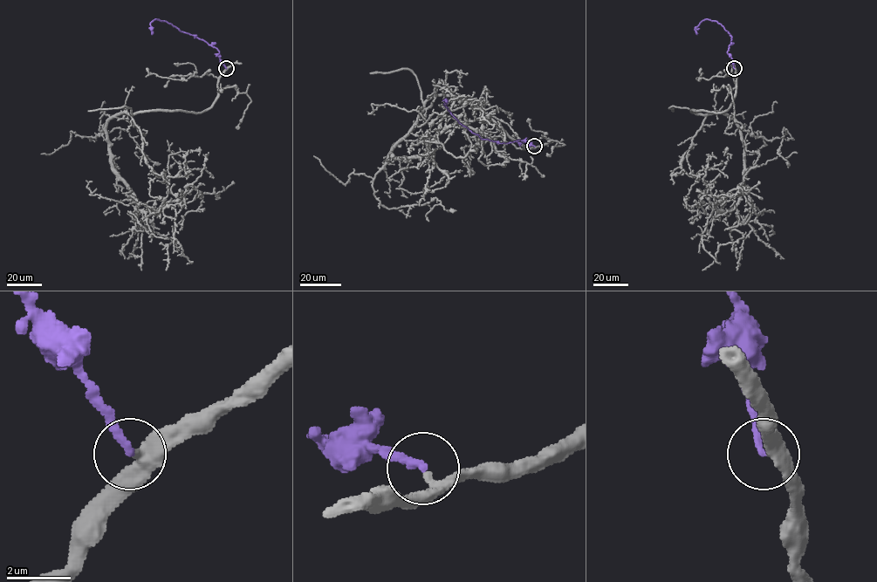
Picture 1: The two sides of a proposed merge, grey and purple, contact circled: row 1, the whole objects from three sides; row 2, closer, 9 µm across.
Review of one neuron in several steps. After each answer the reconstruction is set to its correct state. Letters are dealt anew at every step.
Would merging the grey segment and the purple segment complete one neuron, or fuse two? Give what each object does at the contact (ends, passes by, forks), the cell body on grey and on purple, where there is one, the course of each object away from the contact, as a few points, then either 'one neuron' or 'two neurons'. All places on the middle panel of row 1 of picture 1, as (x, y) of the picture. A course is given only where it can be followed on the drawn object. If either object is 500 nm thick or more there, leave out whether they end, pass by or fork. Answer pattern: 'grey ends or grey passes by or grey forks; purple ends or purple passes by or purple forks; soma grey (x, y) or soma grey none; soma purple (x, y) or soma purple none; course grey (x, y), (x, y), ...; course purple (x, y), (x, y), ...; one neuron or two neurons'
grey passes by; purple ends; soma grey none; soma purple none; course grey (534, 146), (433, 95), (391, 150), (419, 157), (461, 123), (504, 165), (478, 159), (479, 134); course purple (534, 146), (527, 143), (526, 138), (507, 143), (482, 139), (462, 125), (444, 105), (447, 101); one neuron

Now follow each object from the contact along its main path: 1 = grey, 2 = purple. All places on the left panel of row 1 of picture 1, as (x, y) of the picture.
1: (226, 68), (209, 108), (117, 113), (106, 126), (113, 172), (139, 209), (197, 189), (201, 205), (180, 230)
2: (226, 68), (215, 47), (165, 21), (154, 19), (150, 23), (152, 34)

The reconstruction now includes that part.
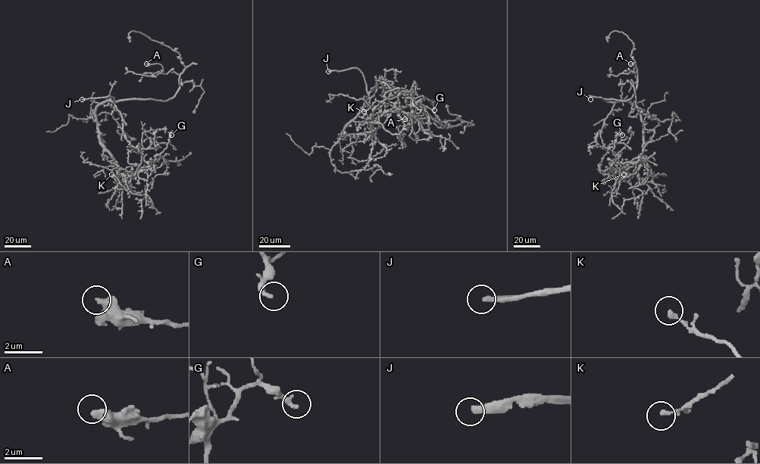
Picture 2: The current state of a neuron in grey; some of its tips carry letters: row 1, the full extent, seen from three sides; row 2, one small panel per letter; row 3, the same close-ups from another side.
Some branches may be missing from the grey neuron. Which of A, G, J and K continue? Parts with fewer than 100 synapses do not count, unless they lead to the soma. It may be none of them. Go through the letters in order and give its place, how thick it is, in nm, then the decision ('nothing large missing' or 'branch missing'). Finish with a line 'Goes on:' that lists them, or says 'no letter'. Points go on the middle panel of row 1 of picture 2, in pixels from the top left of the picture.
A: place (405, 119); calibre 440 nm; nothing large missing
G: place (434, 110); calibre 220 nm; nothing large missing
J: place (328, 71); calibre 320 nm; branch missing
K: place (364, 111); calibre 200 nm; nothing large missing
Goes on: J

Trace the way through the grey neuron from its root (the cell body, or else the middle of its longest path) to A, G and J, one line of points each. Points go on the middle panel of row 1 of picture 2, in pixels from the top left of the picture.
A: (359, 111), (372, 91), (393, 88), (444, 128), (429, 116), (421, 119), (424, 124), (405, 119)
G: (359, 111), (344, 129), (347, 135), (364, 134), (393, 108), (410, 113), (423, 98), (432, 102), (434, 110)
J: (359, 111), (367, 96), (363, 73), (354, 68), (328, 71)

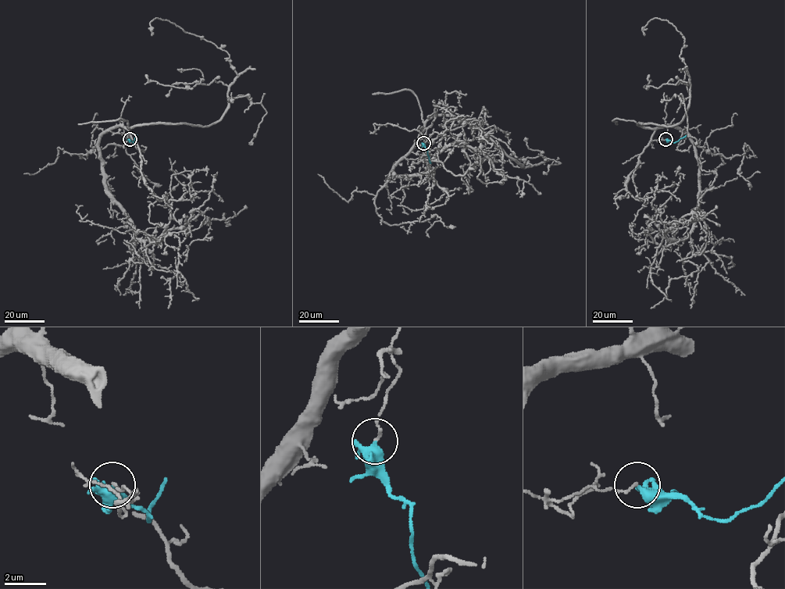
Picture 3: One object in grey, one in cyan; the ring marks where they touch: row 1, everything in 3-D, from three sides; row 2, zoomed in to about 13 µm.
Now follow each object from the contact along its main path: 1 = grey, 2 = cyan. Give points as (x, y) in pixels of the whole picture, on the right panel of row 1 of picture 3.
1: (665, 139), (651, 137), (678, 126), (699, 165), (693, 230), (665, 237), (693, 212), (707, 236), (676, 262)
2: (665, 139), (675, 143), (686, 135)

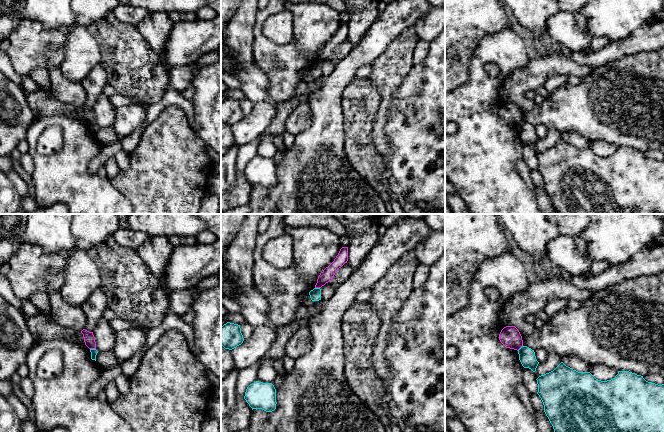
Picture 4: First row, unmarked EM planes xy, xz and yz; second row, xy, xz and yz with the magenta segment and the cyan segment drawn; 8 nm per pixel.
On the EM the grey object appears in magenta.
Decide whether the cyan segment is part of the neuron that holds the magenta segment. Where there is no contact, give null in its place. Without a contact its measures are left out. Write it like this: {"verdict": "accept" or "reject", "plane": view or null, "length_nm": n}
{"verdict": "reject", "plane": "xy", "length_nm": 50}

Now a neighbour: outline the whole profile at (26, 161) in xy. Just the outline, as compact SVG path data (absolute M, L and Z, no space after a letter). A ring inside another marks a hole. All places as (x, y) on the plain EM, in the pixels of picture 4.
M28 153L22 154L19 160L19 163L21 164L25 172L32 175L34 171L34 162L33 162L32 157Z

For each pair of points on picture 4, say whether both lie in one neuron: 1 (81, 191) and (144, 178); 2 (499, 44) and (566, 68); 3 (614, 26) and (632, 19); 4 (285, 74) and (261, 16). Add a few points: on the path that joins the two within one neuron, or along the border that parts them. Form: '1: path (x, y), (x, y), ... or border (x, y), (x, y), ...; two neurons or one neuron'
1: border (108, 178), (129, 201); two neurons
2: border (530, 60), (511, 74); two neurons
3: path (618, 22), (621, 19), (628, 19); one neuron
4: path (269, 67), (267, 54), (258, 37), (258, 33); one neuron

